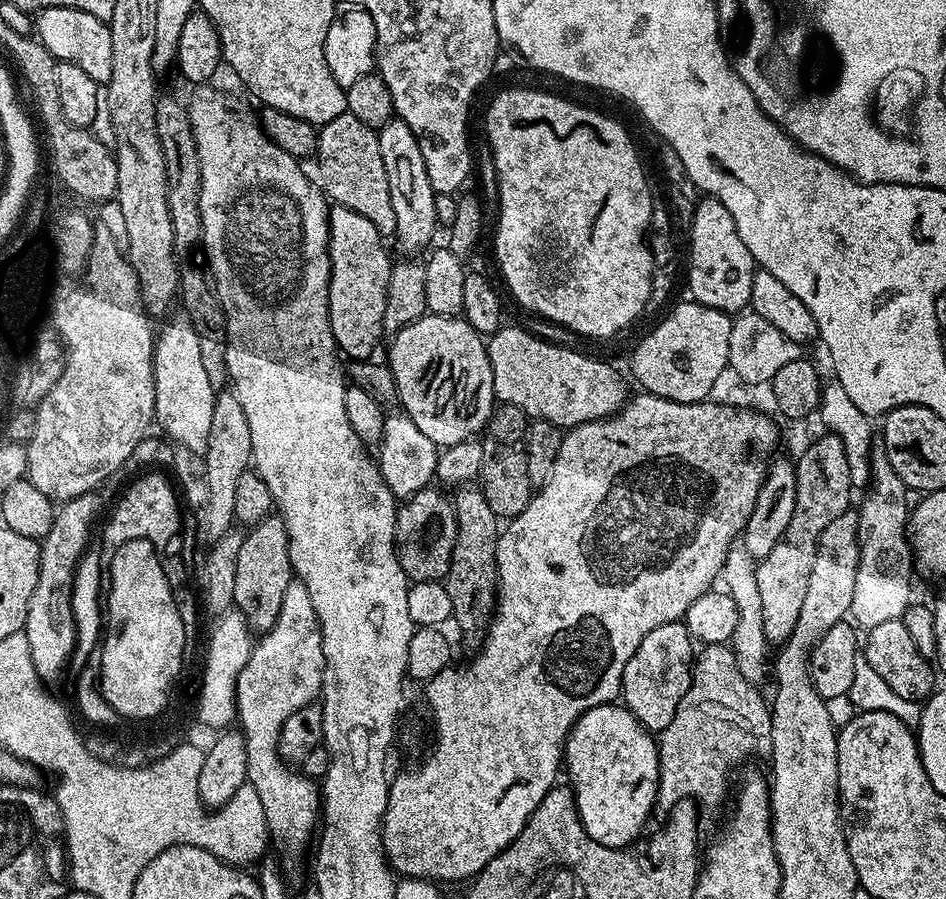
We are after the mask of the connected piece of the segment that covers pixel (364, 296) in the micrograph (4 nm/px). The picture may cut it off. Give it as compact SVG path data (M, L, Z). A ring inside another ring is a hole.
M333 207L328 213L328 253L330 254L330 286L328 287L328 309L330 310L330 326L336 339L337 349L345 357L353 361L366 360L373 355L372 351L380 344L380 336L385 335L384 315L386 314L386 286L390 286L390 270L393 257L388 257L384 249L385 237L381 236L374 225L362 214L354 214L354 210Z

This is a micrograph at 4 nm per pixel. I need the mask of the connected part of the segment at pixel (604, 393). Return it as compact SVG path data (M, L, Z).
M502 326L486 343L497 401L518 406L532 420L545 420L567 430L614 416L629 399L623 378L606 361L575 352L572 346L541 340L524 327Z

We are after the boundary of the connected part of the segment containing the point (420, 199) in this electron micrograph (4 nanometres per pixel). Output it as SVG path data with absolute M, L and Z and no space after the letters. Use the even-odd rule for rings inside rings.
M399 118L386 121L378 130L378 146L382 146L382 162L386 165L386 182L390 182L390 202L395 214L394 243L404 256L423 253L428 245L439 220L435 193L430 186L430 174L426 174L426 162L422 162L422 150L414 138L414 130Z

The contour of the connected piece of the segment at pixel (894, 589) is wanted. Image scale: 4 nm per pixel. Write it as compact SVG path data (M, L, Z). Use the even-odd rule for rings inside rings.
M873 445L870 453L870 484L868 485L861 506L857 507L859 534L859 564L857 581L854 584L853 601L849 617L861 629L867 630L879 623L899 620L912 603L912 574L916 572L912 555L911 541L908 537L908 521L910 518L910 503L906 495L908 489L898 474L895 474L889 459L886 458L883 445Z

